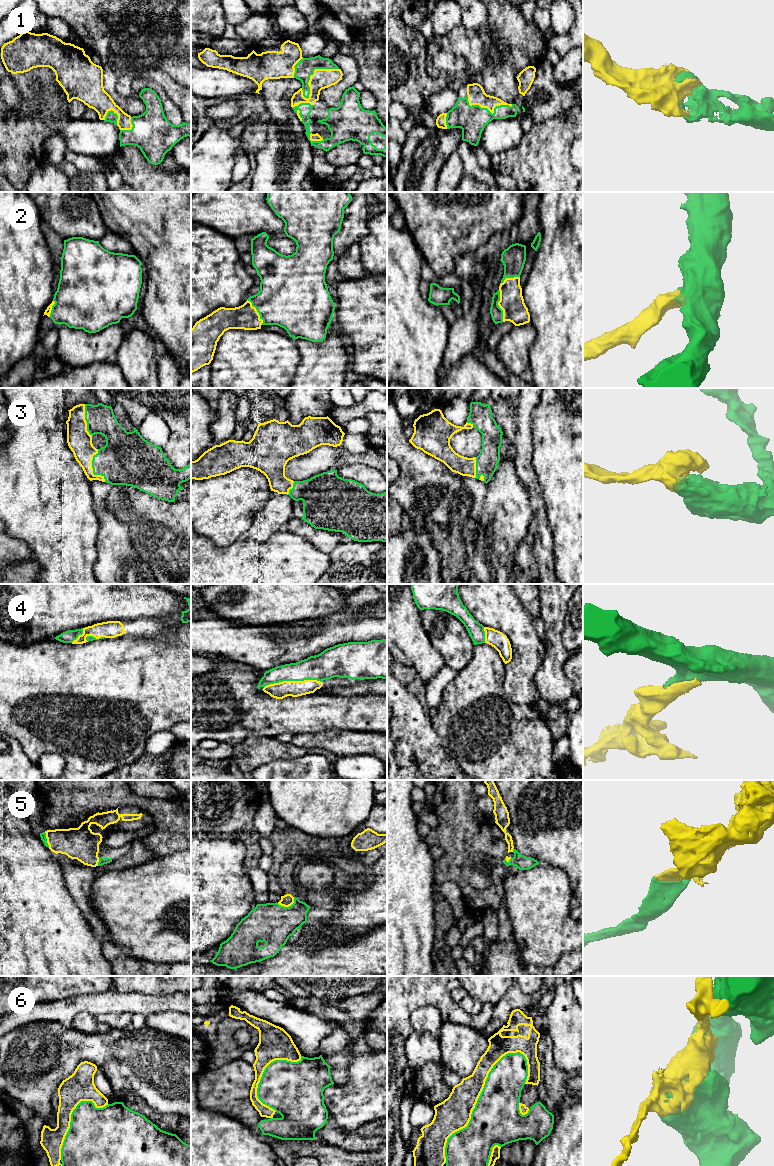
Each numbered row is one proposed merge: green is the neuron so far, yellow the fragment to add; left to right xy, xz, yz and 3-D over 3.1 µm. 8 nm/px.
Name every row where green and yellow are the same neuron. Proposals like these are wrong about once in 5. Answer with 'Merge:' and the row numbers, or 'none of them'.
Merge: 1, 2, 3, 4, 5

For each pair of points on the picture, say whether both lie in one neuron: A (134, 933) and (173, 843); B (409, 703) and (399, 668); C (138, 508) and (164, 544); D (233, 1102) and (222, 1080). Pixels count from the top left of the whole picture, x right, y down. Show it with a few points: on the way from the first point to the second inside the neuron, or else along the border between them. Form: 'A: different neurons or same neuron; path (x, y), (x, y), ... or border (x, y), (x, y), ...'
A: different neurons; border (180, 850), (155, 857)
B: different neurons; border (397, 679), (406, 686)
C: same neuron; path (147, 517), (148, 521), (162, 535)
D: same neuron; path (231, 1097), (227, 1091), (227, 1085)

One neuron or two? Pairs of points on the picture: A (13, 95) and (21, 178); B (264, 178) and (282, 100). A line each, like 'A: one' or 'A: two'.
A: two
B: one

